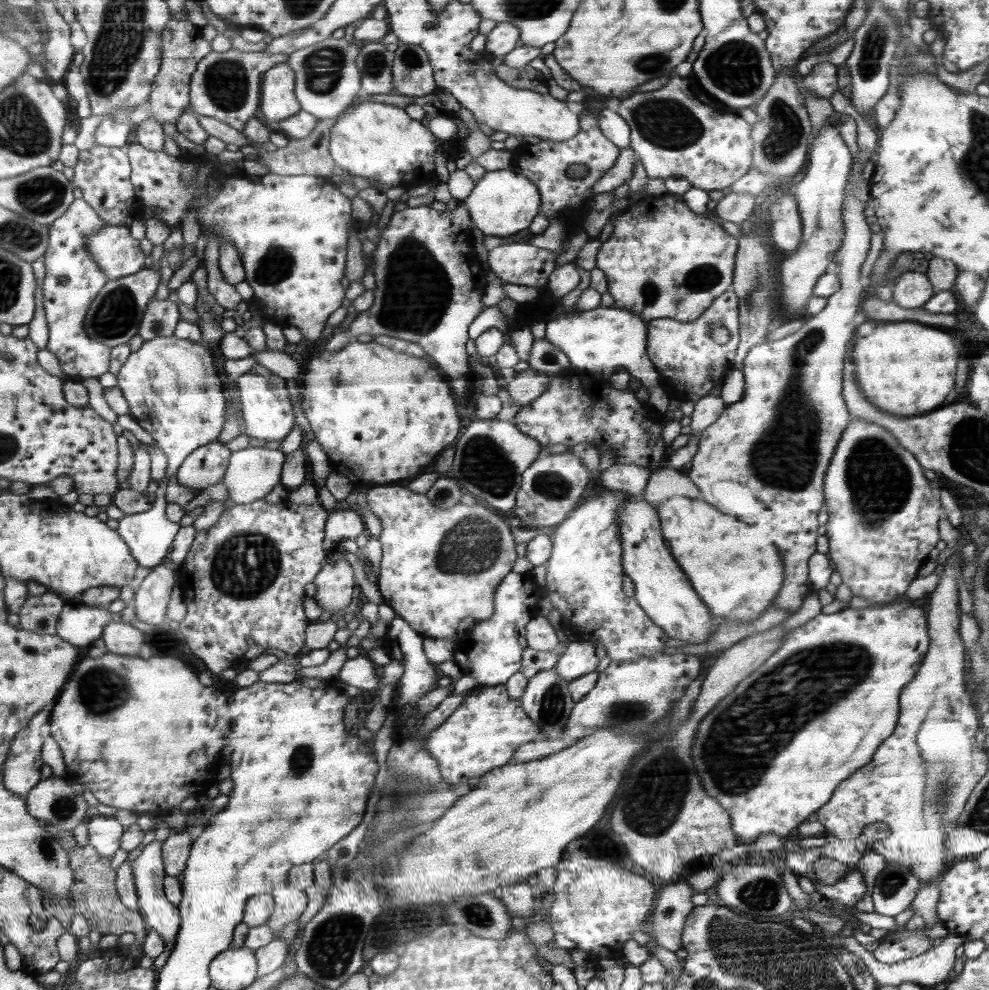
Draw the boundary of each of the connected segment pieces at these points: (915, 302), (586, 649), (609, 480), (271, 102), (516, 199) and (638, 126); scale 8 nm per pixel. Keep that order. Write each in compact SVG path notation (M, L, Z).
M906 270L901 278L904 280L899 280L899 283L893 286L893 301L898 306L922 308L935 295L936 288L932 288L933 284L926 274Z
M586 638L571 641L565 647L565 651L557 658L555 671L558 678L570 682L596 670L598 656L595 646Z
M614 464L602 471L599 477L602 486L610 490L641 496L653 472L651 468L644 468L637 464Z
M287 62L277 64L265 74L260 106L270 126L302 111L295 95L295 72Z
M514 170L487 171L462 201L468 210L471 223L477 230L483 231L484 236L510 236L528 228L532 218L536 218L540 209L540 194L534 181Z
M693 73L688 74L688 76L684 76L684 78L681 78L680 76L676 76L676 78L674 78L674 76L672 76L668 84L666 84L663 88L660 88L660 90L642 93L634 92L634 94L630 94L629 96L617 101L613 104L613 106L617 114L620 115L620 117L624 119L630 127L630 146L634 149L634 153L636 153L637 158L642 161L649 178L660 177L668 179L670 177L681 177L686 178L692 187L702 188L702 190L707 191L724 190L724 188L728 188L728 186L733 185L738 179L742 179L754 163L752 152L755 151L755 148L754 143L752 143L752 135L750 135L750 128L752 128L752 126L750 126L748 122L744 122L744 120L742 120L742 118L740 118L734 110L730 110L730 112L728 112L728 108L724 106L724 103L708 93L703 86L700 85L698 78L696 78Z

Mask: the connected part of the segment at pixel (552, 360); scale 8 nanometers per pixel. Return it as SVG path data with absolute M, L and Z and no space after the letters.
M545 338L534 341L528 364L531 370L537 370L552 377L560 375L570 366L569 359L562 350L550 344Z

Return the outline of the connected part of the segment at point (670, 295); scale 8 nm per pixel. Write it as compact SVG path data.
M667 193L662 195L662 198L656 198L656 200L642 197L642 199L637 202L636 206L626 206L626 209L621 214L618 214L615 219L612 235L601 244L599 253L597 254L596 268L602 269L610 282L607 292L611 294L615 300L613 306L629 310L630 312L639 313L648 323L658 318L673 318L680 322L692 322L699 318L699 316L715 302L715 299L726 292L729 289L728 286L734 282L734 258L736 258L738 254L736 252L738 240L732 238L730 234L726 234L726 232L722 230L720 224L704 216L700 216L700 214L695 214L692 210L688 210L688 208L686 208L687 204L684 204L684 201L685 200L682 200L681 194Z

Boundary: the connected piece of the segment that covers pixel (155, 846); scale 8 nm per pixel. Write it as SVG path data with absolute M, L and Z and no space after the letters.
M155 840L149 845L146 845L135 860L134 874L140 895L141 907L143 908L142 913L146 917L147 927L150 930L158 929L163 934L167 946L174 950L183 925L183 914L180 907L175 906L167 897L165 880L168 874L163 846L164 842L160 842L160 840Z

